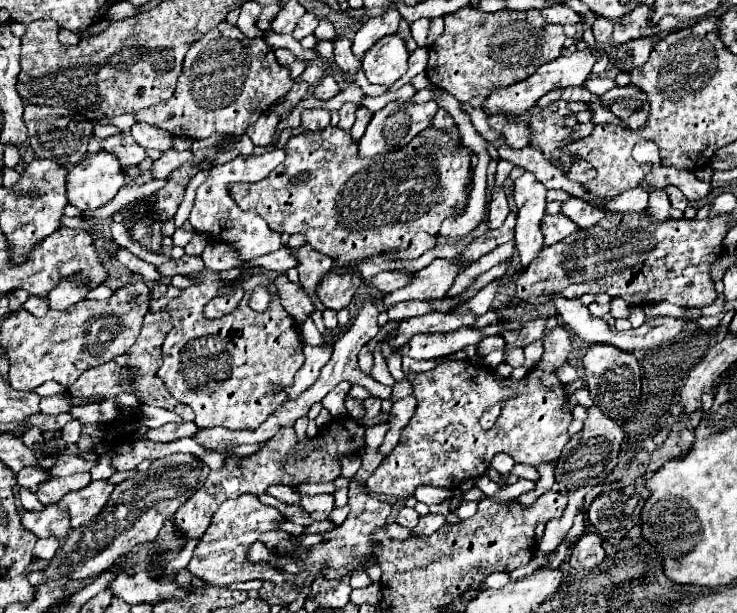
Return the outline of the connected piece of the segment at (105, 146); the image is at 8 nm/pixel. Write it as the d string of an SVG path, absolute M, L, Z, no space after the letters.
M120 132L116 136L110 136L106 140L102 140L102 150L106 152L112 152L118 156L120 164L124 168L128 166L136 166L138 162L142 162L148 154L146 154L146 148L142 148L130 132Z

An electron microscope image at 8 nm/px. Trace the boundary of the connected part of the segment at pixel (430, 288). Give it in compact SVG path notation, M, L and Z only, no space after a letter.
M438 258L430 266L418 270L406 288L400 288L392 294L384 296L386 308L390 308L396 302L406 302L406 300L424 300L424 298L444 298L448 288L454 284L456 276L464 270L466 266L460 260L448 260L448 258Z

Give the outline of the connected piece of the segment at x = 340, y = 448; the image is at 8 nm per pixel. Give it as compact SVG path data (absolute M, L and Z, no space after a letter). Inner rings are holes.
M348 414L334 418L328 426L322 428L322 434L318 434L314 438L306 436L304 442L298 440L294 428L280 428L258 452L254 452L250 456L228 456L224 460L224 466L218 472L208 474L204 488L200 488L186 504L180 506L180 512L176 512L176 516L174 516L176 528L180 532L184 532L188 538L200 538L206 532L218 506L228 498L236 498L246 492L260 496L272 484L298 486L302 482L332 482L332 480L336 480L340 476L340 468L342 468L340 458L354 456L364 450L364 444L366 444L364 430L366 428ZM310 446L316 448L316 452L310 452L304 460L298 460L298 456Z

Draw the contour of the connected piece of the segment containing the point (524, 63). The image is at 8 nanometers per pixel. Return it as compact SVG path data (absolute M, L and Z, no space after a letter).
M464 6L454 14L444 16L444 34L428 48L428 68L426 76L428 80L448 90L458 102L470 104L472 108L482 108L484 100L488 100L488 92L492 88L506 88L508 84L516 84L516 80L524 80L524 76L530 76L540 68L540 64L546 64L560 56L562 44L566 36L560 24L548 24L540 10L498 10L498 12L480 12L472 6Z

